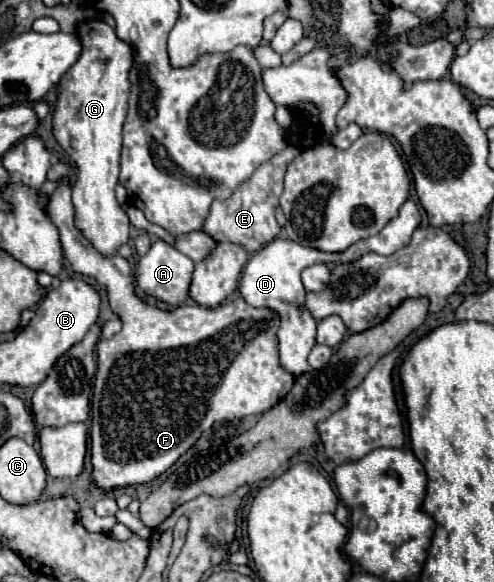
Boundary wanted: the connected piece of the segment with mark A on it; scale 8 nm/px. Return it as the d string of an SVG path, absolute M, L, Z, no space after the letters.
M157 239L151 249L147 251L147 255L141 257L139 265L137 265L137 287L141 291L145 291L147 295L153 295L169 305L181 305L187 299L189 293L189 285L191 285L191 275L193 275L193 261L179 253L177 249L173 249L169 243Z

